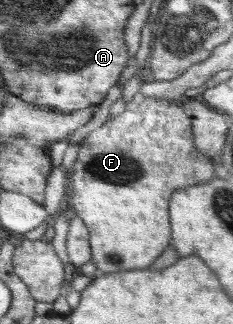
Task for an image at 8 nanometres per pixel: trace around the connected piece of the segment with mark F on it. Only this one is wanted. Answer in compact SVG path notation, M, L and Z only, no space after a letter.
M138 92L129 102L126 102L126 109L124 112L112 115L100 127L91 131L91 133L81 142L78 149L78 157L76 163L71 171L72 174L72 193L67 197L67 202L76 212L76 215L84 222L84 225L89 231L89 244L91 245L91 262L96 266L98 274L114 274L117 272L126 272L129 270L145 269L150 266L150 263L170 245L171 228L168 221L166 221L166 213L168 213L168 201L174 189L182 187L188 189L194 187L196 184L205 184L207 181L216 178L215 165L211 158L199 153L194 148L193 131L191 130L191 119L185 114L181 102L174 102L170 100L146 97Z

